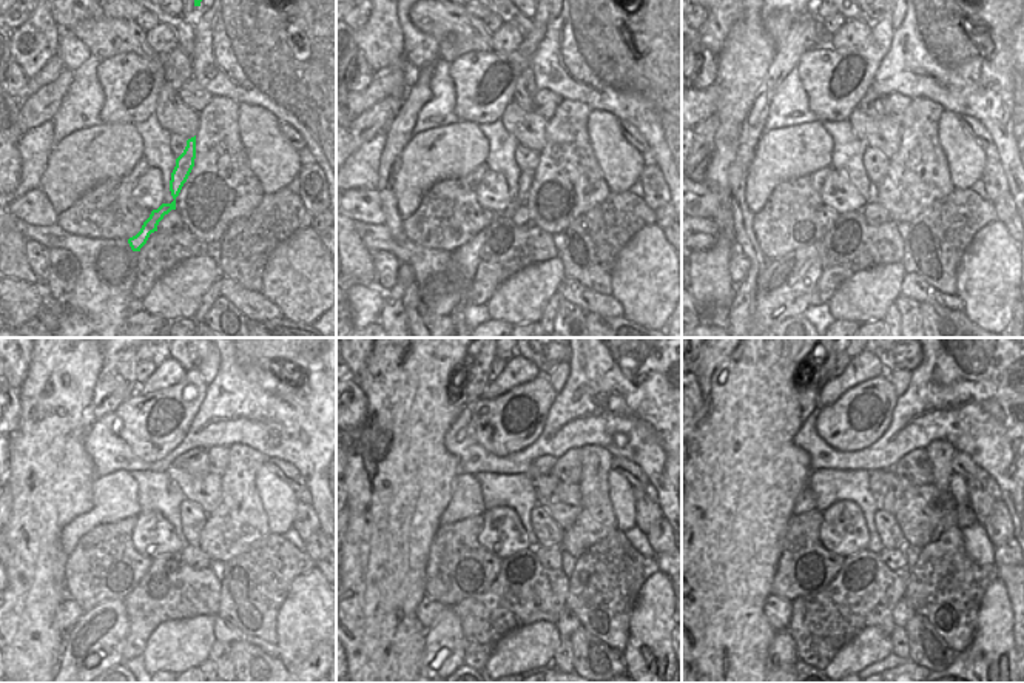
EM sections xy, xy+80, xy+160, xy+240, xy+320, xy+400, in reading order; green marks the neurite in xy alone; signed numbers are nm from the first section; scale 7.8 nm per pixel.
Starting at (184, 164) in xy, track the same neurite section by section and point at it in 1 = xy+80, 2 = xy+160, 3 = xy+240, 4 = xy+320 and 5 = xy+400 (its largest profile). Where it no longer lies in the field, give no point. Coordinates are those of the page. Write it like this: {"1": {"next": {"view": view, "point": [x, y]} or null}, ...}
{"1": {"next": {"view": "xy+80", "point": [441, 293]}}, "2": {"next": {"view": "xy+160", "point": [784, 290]}}, "3": {"next": {"view": "xy+240", "point": [104, 628]}}, "4": {"next": {"view": "xy+320", "point": [446, 632]}}, "5": {"next": {"view": "xy+400", "point": [782, 651]}}}

